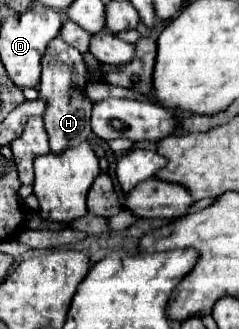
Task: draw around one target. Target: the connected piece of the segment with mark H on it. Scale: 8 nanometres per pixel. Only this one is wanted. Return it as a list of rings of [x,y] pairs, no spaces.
[[[60,36],[48,42],[42,58],[40,94],[46,96],[48,100],[48,106],[44,112],[44,130],[48,134],[52,154],[62,154],[68,148],[86,142],[92,134],[90,130],[92,102],[82,92],[82,86],[86,82],[88,82],[88,70],[82,60],[82,54],[76,48],[68,46]]]

